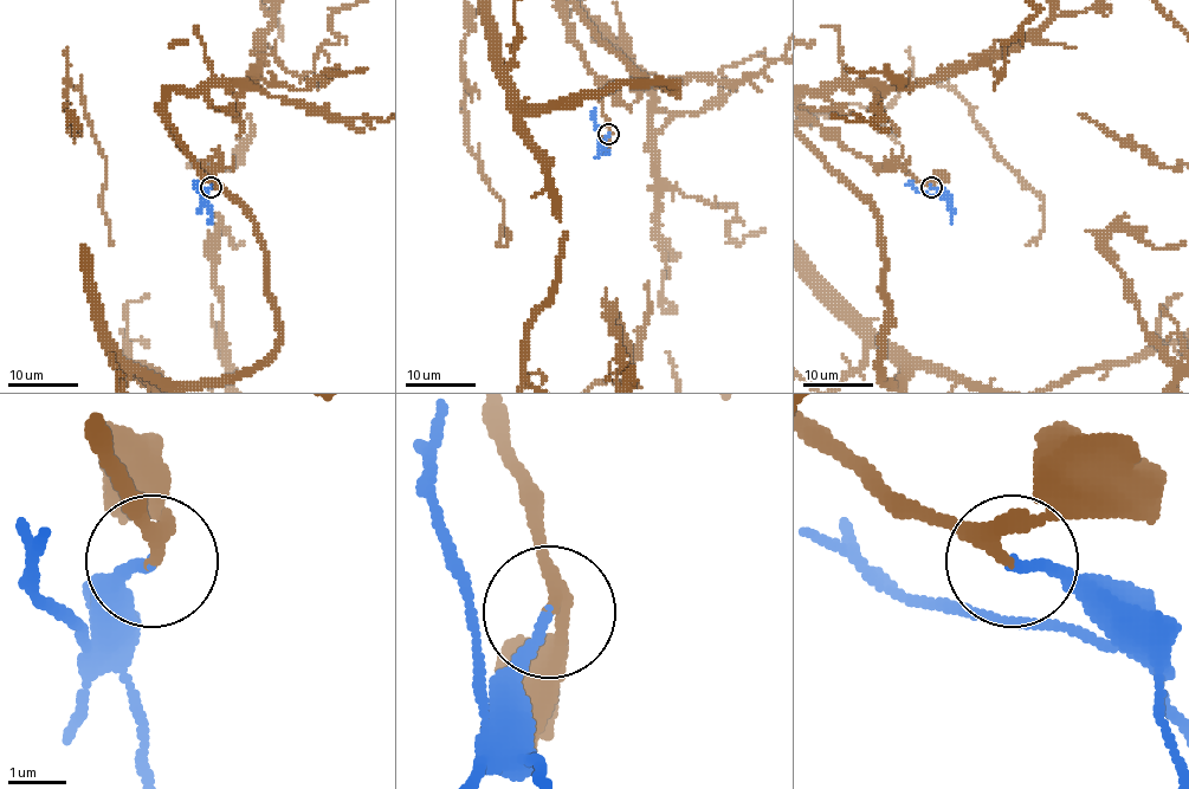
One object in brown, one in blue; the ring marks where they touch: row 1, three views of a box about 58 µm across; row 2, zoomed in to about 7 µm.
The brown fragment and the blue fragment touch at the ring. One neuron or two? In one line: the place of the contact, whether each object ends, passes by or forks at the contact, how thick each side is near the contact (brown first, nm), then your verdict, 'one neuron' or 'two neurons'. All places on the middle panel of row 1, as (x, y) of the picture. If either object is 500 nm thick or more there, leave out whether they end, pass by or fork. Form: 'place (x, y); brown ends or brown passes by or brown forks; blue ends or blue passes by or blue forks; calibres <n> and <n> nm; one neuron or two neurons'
place (608, 134); brown passes by; blue ends; calibres 220 and 170 nm; one neuron

